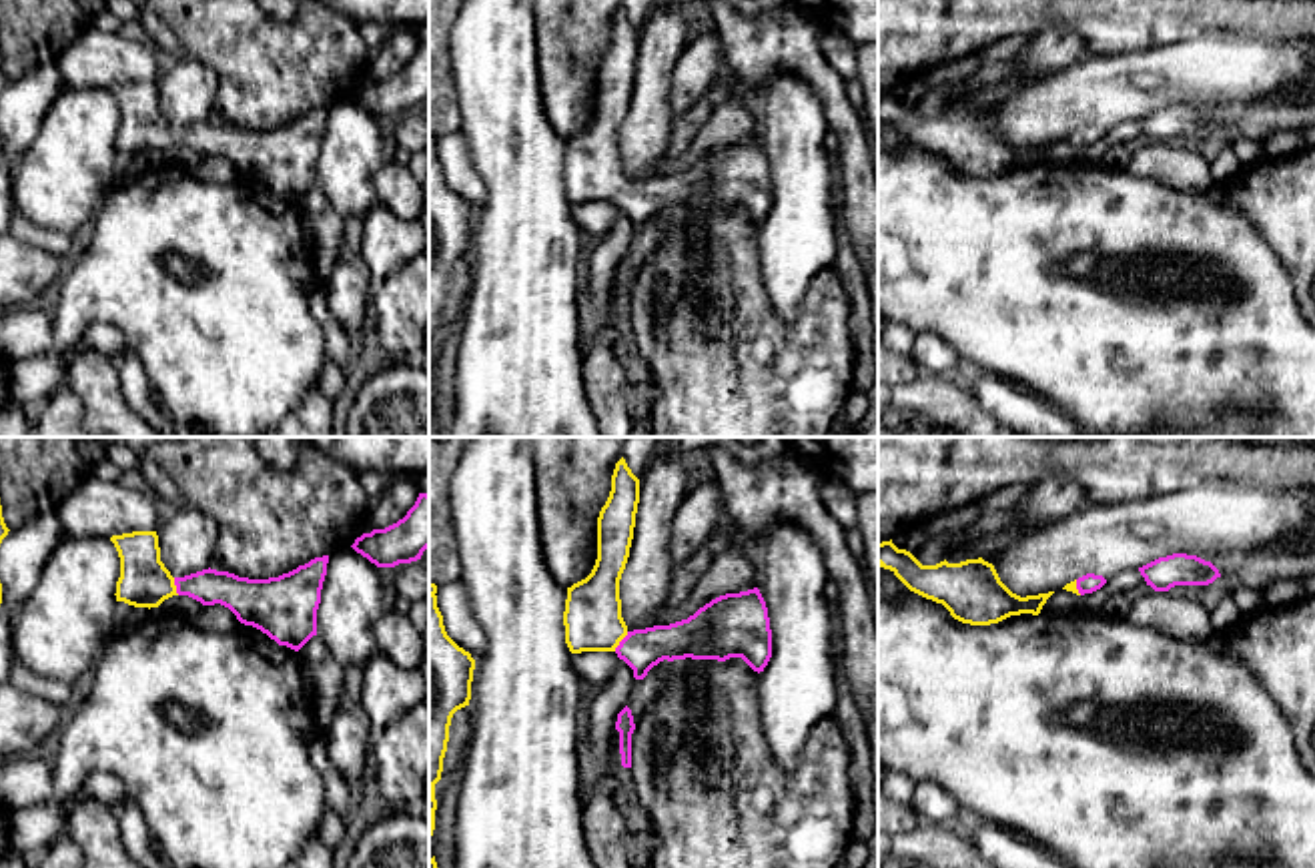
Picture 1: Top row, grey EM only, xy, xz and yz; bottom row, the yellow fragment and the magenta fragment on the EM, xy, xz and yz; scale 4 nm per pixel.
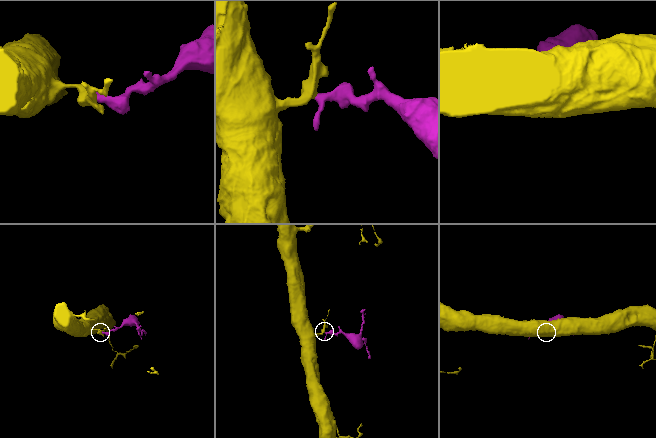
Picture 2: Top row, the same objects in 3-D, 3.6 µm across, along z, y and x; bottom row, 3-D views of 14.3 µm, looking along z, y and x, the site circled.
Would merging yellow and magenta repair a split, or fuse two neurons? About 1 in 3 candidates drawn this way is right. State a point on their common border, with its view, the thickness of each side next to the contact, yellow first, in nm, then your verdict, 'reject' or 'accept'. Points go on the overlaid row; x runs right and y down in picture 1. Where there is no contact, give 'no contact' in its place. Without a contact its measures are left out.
xz (620, 640) | 240/160 nm | accept

